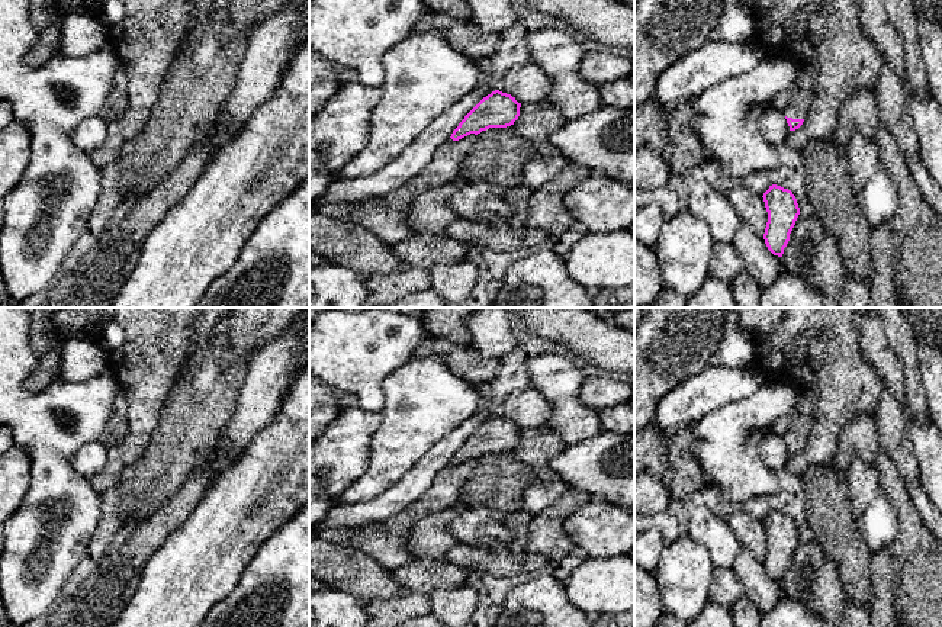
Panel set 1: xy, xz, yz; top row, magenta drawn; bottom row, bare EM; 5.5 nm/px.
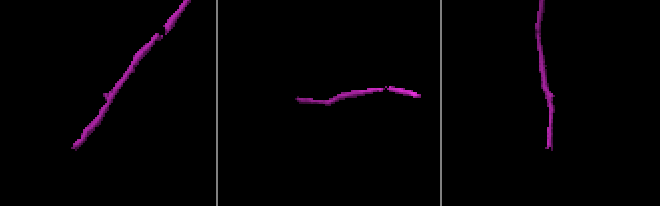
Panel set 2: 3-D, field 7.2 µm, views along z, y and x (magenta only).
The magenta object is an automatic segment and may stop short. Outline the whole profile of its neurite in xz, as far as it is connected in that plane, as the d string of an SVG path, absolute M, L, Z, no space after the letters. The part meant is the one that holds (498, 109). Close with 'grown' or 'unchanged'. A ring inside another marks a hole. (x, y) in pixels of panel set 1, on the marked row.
M499 90L483 97L453 131L451 139L459 141L470 134L480 134L489 128L507 128L520 116L521 103Z; unchanged

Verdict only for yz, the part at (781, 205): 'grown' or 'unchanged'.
unchanged

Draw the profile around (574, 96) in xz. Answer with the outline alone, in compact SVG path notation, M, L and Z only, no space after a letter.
M578 73L554 75L546 102L556 106L566 120L602 107L598 86L585 81Z

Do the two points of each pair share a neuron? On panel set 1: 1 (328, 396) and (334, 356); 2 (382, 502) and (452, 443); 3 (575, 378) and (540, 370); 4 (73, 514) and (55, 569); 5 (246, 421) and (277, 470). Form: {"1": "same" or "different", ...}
{"1": "different", "2": "same", "3": "same", "4": "same", "5": "different"}

